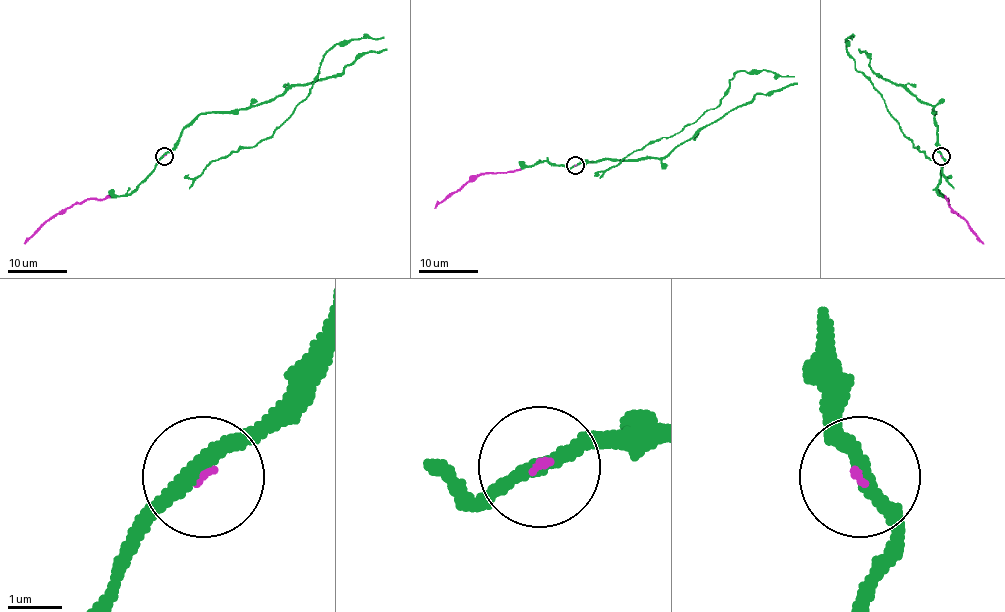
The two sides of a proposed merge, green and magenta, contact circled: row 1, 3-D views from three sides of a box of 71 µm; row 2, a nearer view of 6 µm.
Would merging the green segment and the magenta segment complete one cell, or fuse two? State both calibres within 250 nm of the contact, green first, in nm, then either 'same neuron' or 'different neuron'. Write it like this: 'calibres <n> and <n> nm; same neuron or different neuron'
calibres 280 and 50 nm; same neuron

